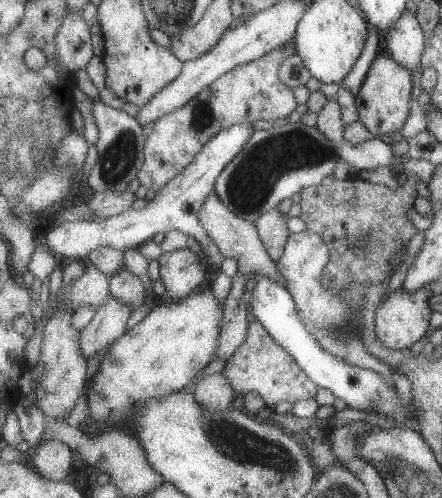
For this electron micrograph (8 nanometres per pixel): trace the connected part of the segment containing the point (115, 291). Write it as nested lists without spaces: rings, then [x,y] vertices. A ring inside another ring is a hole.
[[[123,268],[119,274],[110,278],[110,288],[112,289],[112,295],[125,302],[127,306],[131,306],[132,309],[144,306],[147,308],[145,302],[146,290],[145,282],[131,274],[129,268]]]

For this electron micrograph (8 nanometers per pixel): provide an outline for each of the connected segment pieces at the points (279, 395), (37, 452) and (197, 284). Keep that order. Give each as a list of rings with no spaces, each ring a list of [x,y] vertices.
[[[256,319],[249,324],[247,341],[227,362],[222,373],[231,382],[233,390],[237,394],[243,396],[249,392],[259,394],[266,407],[269,408],[274,408],[279,402],[293,404],[301,400],[314,399],[320,388],[301,368],[293,354],[289,350],[285,350],[273,338],[269,330]]]
[[[51,440],[39,445],[29,455],[29,462],[41,476],[51,481],[61,482],[71,470],[73,464],[72,449],[59,442],[59,440]]]
[[[194,245],[164,253],[158,261],[160,280],[166,288],[166,295],[174,300],[189,298],[193,292],[202,287],[207,276],[207,266],[201,256],[197,256]]]

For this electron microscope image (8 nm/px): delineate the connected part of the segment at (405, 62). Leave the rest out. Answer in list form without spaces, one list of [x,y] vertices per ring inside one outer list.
[[[407,10],[400,20],[397,20],[393,30],[389,30],[389,36],[384,42],[384,51],[395,62],[409,68],[411,74],[416,74],[424,69],[422,60],[425,46],[426,36],[417,15]]]

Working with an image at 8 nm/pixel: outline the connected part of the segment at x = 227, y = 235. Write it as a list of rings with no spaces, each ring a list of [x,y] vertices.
[[[216,191],[207,194],[207,200],[199,212],[199,222],[207,230],[208,236],[215,242],[218,250],[225,258],[231,258],[239,264],[240,275],[250,278],[257,274],[269,276],[273,282],[281,282],[283,287],[287,287],[287,280],[281,276],[277,263],[271,259],[267,252],[256,224],[252,224],[242,217],[233,213],[219,197]]]

